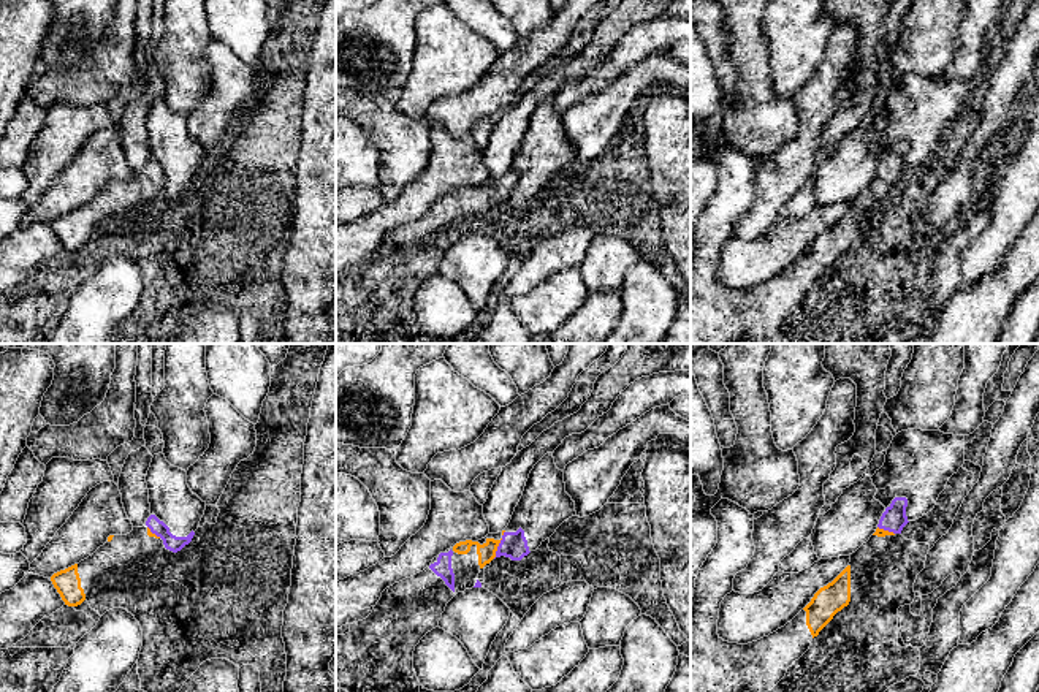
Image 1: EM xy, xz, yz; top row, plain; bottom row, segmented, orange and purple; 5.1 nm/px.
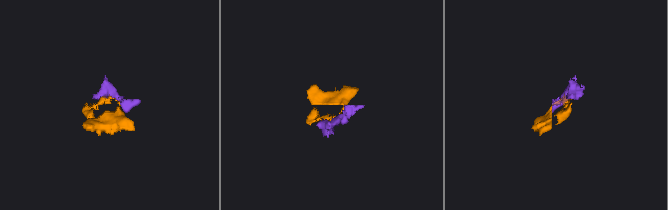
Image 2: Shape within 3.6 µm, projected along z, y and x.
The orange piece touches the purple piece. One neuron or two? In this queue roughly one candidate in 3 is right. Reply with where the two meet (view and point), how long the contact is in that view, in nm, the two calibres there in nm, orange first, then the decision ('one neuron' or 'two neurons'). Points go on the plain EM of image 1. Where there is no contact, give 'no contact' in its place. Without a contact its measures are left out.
xz (496, 193) | 120 nm | 90/140 nm | one neuron

